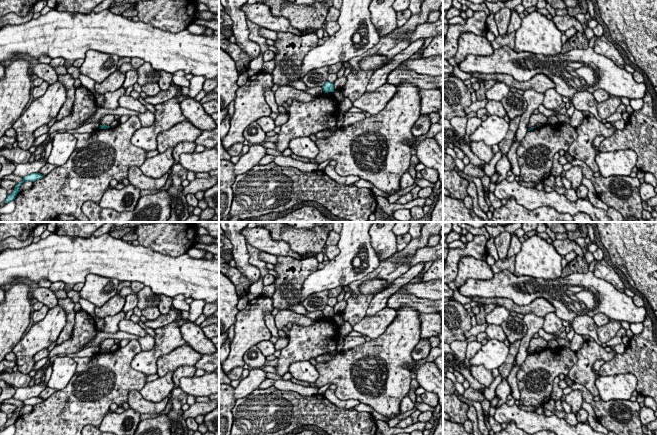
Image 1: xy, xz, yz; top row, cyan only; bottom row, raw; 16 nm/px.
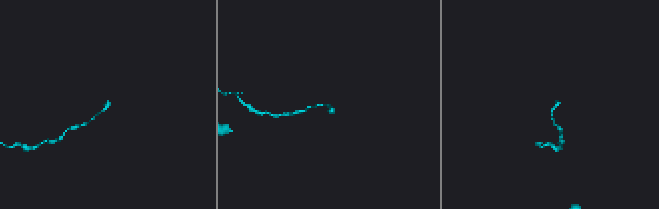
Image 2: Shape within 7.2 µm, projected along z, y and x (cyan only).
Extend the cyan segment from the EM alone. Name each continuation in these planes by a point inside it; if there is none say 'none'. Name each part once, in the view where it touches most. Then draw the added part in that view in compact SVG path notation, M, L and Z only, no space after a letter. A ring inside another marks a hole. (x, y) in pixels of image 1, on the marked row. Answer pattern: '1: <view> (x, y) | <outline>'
none

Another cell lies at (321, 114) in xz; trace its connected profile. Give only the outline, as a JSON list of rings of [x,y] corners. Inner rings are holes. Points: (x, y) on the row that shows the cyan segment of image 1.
[[[324,93],[311,102],[292,101],[283,107],[288,111],[289,118],[280,127],[276,142],[276,151],[283,153],[289,142],[297,137],[309,137],[311,134],[332,129],[337,125],[340,102]]]

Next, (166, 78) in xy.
[[[160,71],[160,78],[158,84],[161,90],[167,90],[171,86],[172,81],[173,81],[173,73]]]

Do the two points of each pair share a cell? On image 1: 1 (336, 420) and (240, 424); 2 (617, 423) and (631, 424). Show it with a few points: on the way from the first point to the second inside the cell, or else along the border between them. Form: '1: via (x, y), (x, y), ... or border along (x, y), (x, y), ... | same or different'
1: via (312, 412), (264, 412) | same
2: via (620, 423), (628, 424) | same

